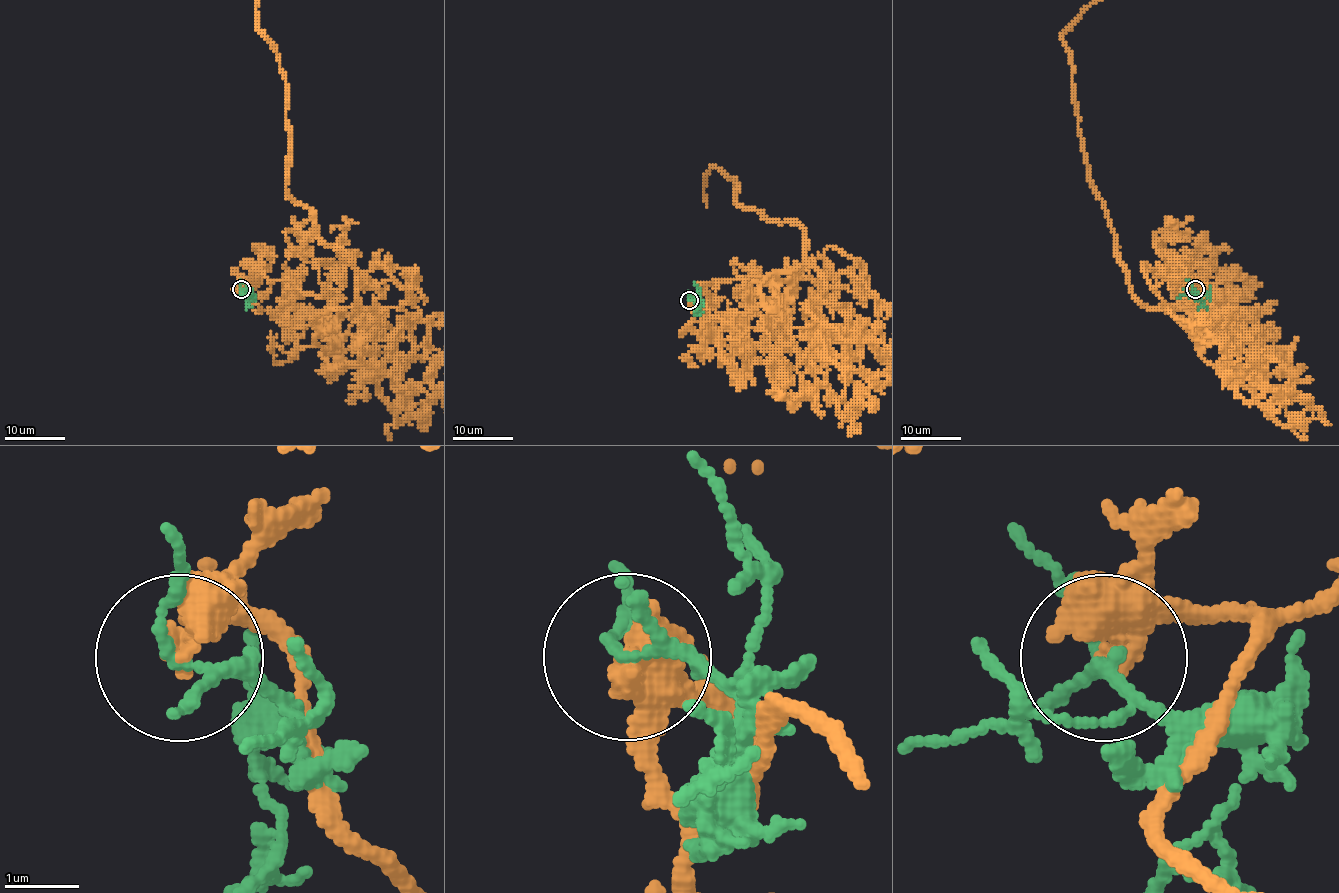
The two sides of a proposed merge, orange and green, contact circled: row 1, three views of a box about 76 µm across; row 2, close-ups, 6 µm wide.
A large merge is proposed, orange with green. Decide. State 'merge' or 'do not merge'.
do not merge

